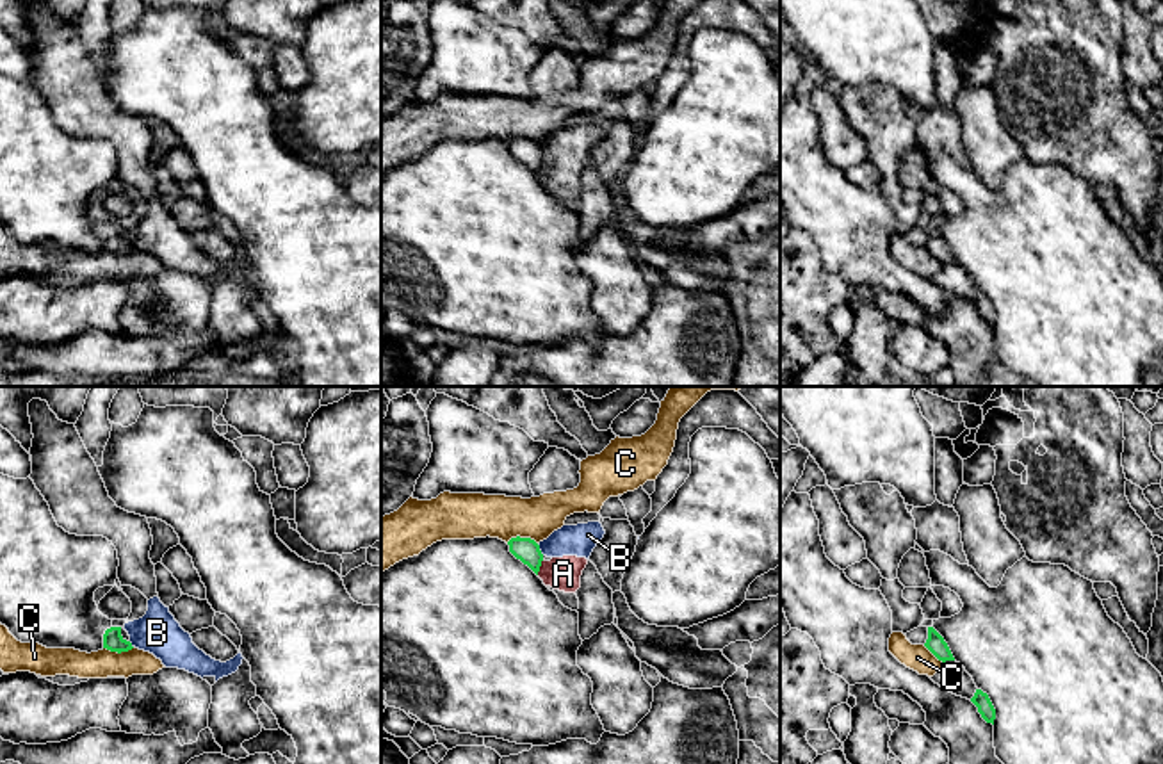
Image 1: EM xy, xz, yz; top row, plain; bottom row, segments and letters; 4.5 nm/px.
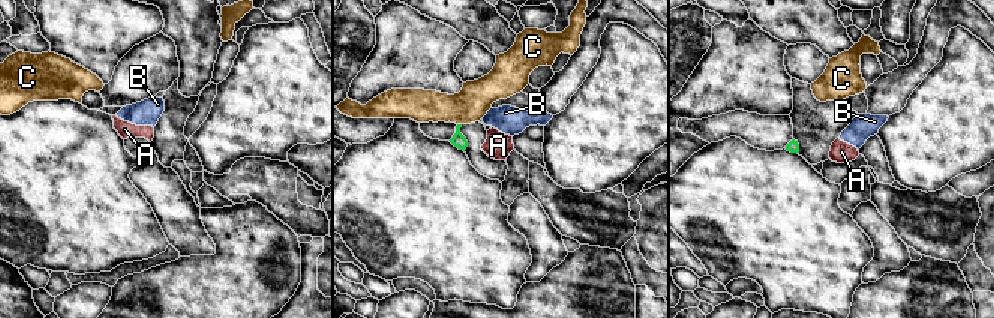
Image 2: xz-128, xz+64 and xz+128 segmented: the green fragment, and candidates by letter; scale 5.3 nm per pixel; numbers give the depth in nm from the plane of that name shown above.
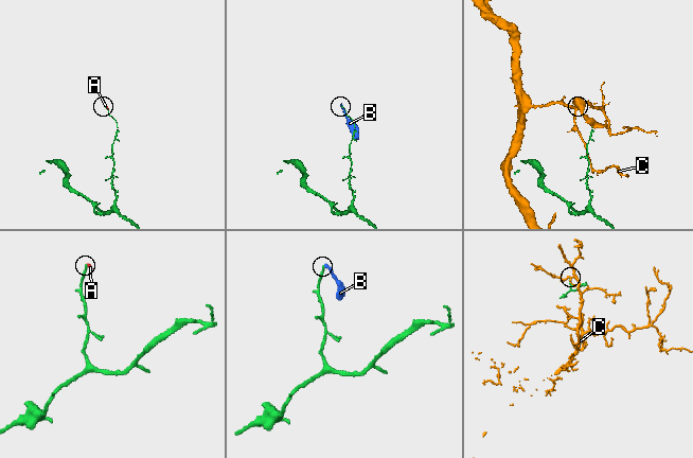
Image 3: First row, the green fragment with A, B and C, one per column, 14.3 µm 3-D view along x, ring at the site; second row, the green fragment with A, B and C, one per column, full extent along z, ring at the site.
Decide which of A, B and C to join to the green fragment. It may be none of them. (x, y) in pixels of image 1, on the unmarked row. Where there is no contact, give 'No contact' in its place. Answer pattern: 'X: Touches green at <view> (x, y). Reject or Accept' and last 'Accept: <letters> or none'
A: Touches green at xz (540, 166). Reject
B: Touches green at xz (538, 150). Reject
C: Touches green at xy (118, 253). Reject
Accept: none

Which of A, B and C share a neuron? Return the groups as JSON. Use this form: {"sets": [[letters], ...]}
{"sets": [["A", "B"], ["C"]]}

